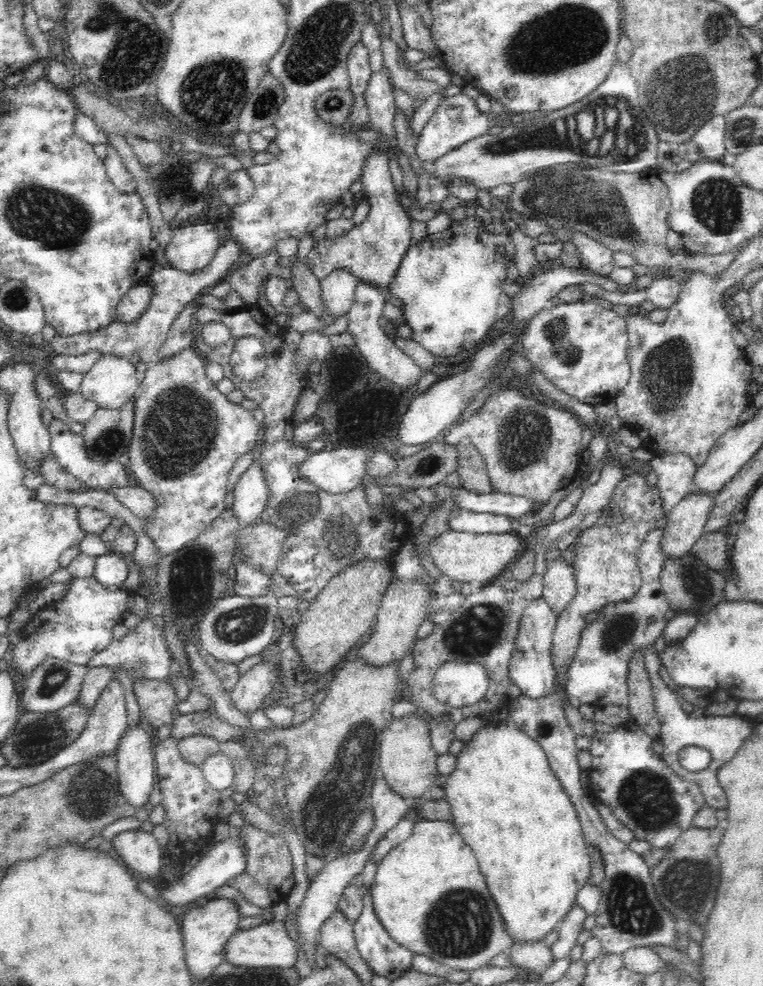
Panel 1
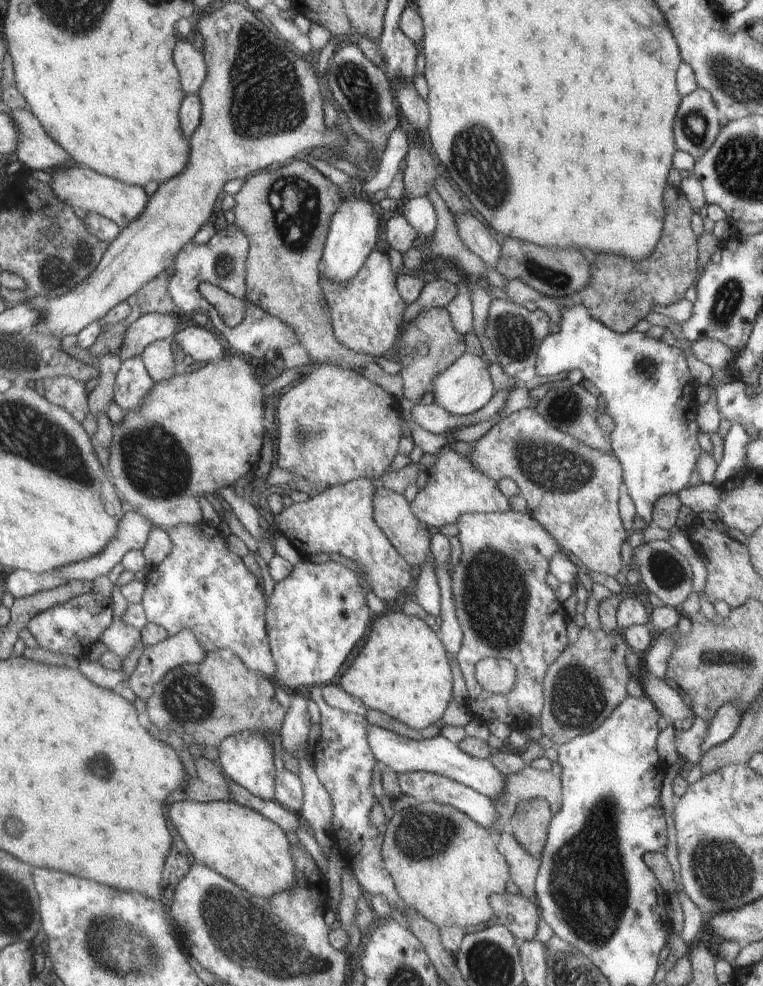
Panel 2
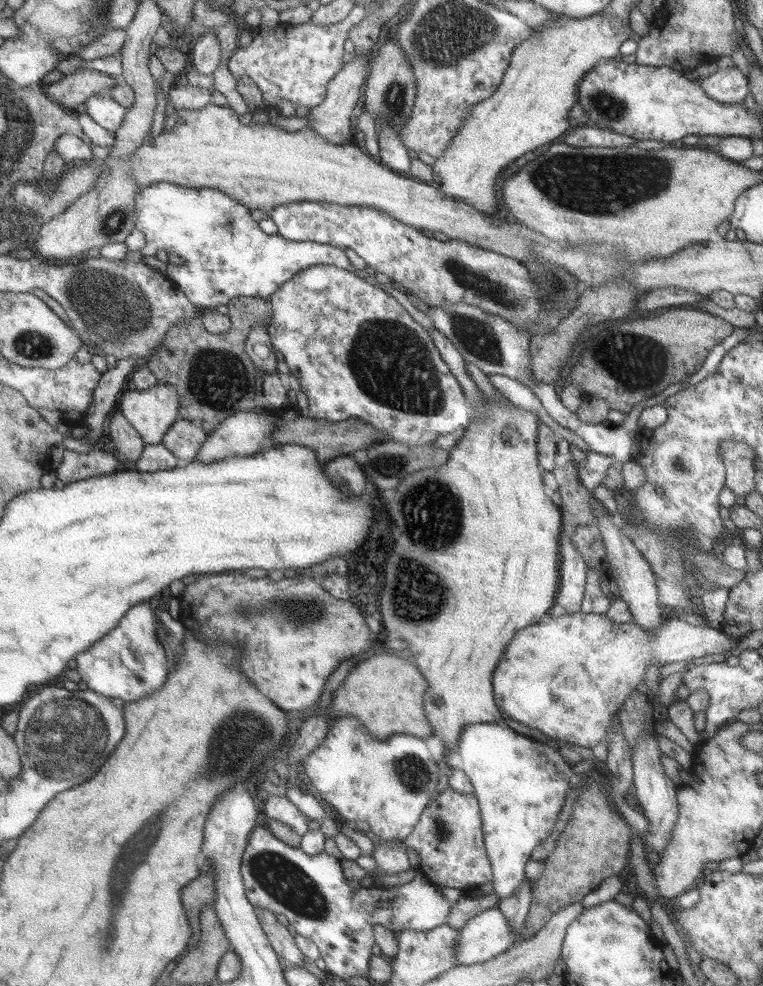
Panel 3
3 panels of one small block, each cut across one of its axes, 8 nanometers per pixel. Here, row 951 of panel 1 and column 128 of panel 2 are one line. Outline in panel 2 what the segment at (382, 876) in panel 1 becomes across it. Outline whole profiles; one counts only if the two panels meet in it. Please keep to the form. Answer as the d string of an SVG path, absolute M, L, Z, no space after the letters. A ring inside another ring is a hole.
M237 353L226 354L222 362L218 362L216 366L214 364L206 363L202 368L185 374L181 369L177 370L177 373L164 380L164 382L155 382L156 386L152 388L151 395L140 408L140 412L126 412L124 411L124 418L120 424L114 426L114 434L112 434L112 444L110 444L110 462L108 462L108 468L110 468L110 478L113 483L116 484L116 488L120 489L121 495L124 496L124 500L127 500L130 508L138 514L142 514L146 520L150 520L154 527L167 530L180 524L200 524L202 522L202 512L200 512L200 506L198 506L198 498L204 496L204 494L218 493L220 488L225 486L233 486L234 480L242 478L252 464L259 462L262 456L262 434L264 434L264 426L262 426L262 418L264 418L264 394L262 394L262 386L260 382L256 380L256 372L254 368L244 360L240 358Z

